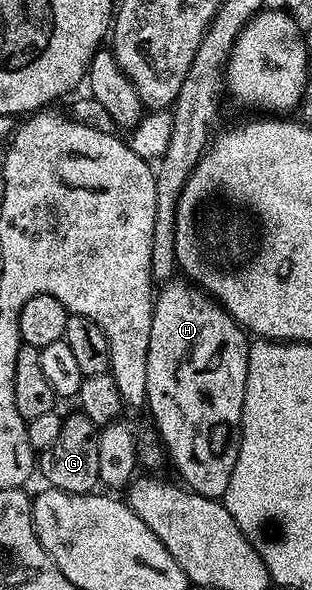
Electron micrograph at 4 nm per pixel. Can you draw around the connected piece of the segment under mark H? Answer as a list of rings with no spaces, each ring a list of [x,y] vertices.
[[[170,282],[160,289],[153,302],[153,317],[151,318],[151,346],[147,350],[147,394],[145,403],[147,412],[153,415],[153,424],[157,427],[160,443],[167,453],[167,460],[173,463],[178,472],[180,483],[191,492],[198,492],[201,496],[214,498],[224,497],[227,482],[231,482],[231,470],[235,470],[235,458],[239,458],[239,442],[241,441],[241,415],[243,414],[243,390],[247,390],[247,358],[249,357],[250,337],[227,314],[224,308],[213,297],[188,283]]]

